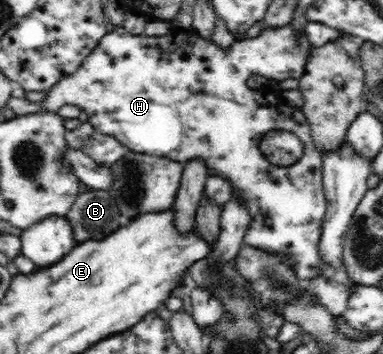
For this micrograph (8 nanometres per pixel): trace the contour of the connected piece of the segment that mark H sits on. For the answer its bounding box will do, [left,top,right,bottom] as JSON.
[41,25,327,279]

